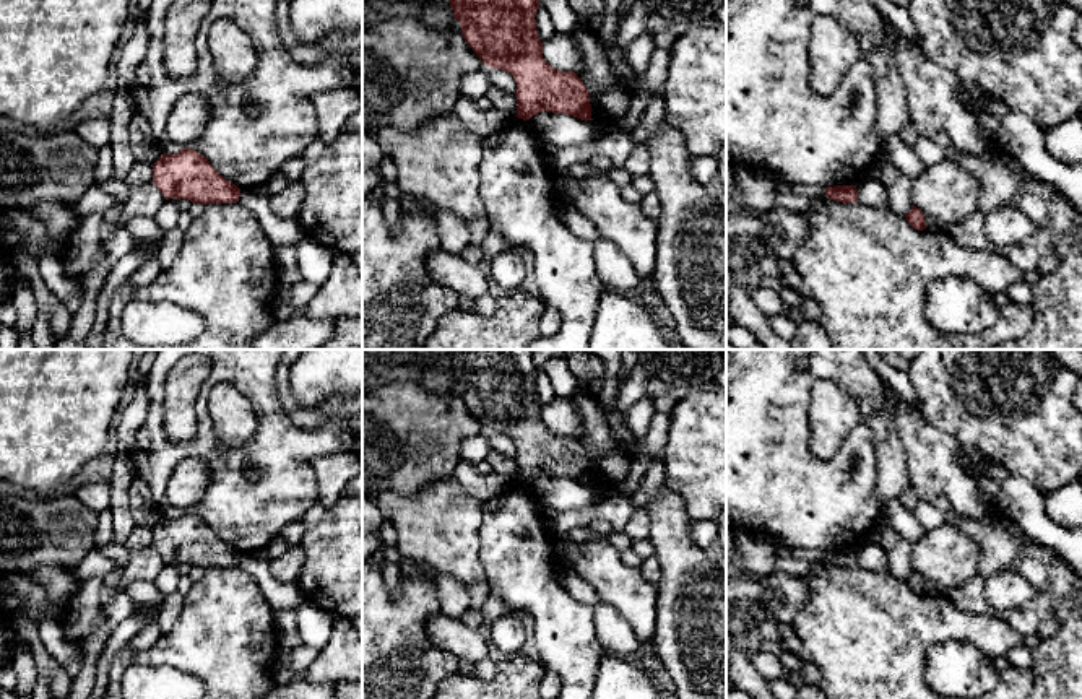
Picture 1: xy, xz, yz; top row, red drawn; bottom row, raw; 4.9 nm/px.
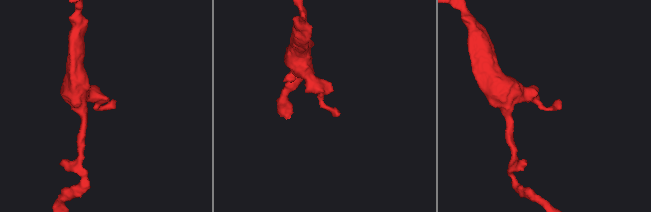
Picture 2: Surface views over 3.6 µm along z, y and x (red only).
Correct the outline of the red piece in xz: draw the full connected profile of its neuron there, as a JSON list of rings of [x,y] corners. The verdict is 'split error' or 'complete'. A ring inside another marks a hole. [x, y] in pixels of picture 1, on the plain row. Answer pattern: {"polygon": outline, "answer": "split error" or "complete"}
{"polygon": [[[452,350],[450,371],[453,382],[461,387],[466,408],[483,428],[515,442],[515,481],[530,484],[547,475],[593,484],[590,455],[577,437],[559,436],[543,423],[543,406],[538,402],[535,384],[539,366],[533,361],[533,350]]], "answer": "complete"}

